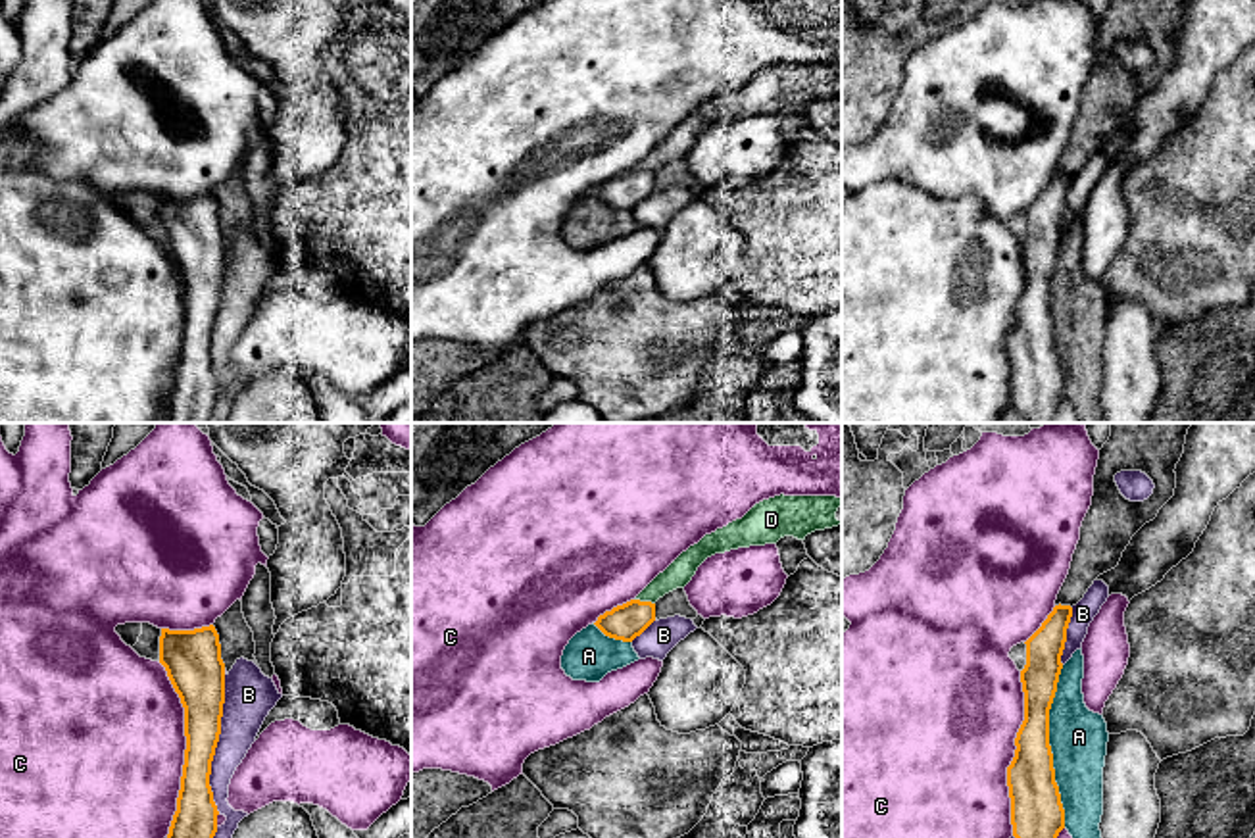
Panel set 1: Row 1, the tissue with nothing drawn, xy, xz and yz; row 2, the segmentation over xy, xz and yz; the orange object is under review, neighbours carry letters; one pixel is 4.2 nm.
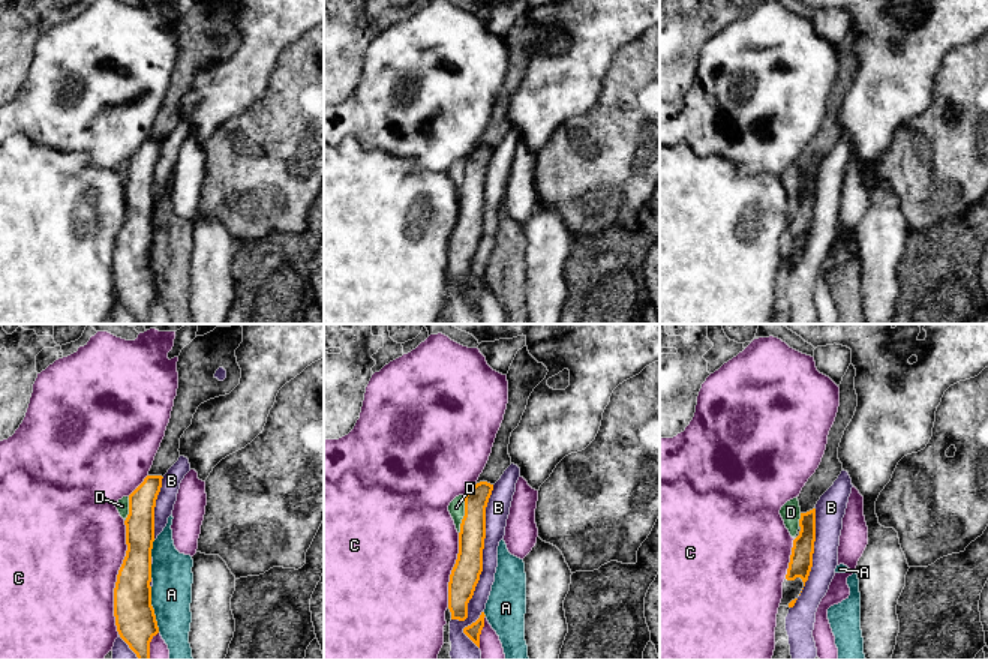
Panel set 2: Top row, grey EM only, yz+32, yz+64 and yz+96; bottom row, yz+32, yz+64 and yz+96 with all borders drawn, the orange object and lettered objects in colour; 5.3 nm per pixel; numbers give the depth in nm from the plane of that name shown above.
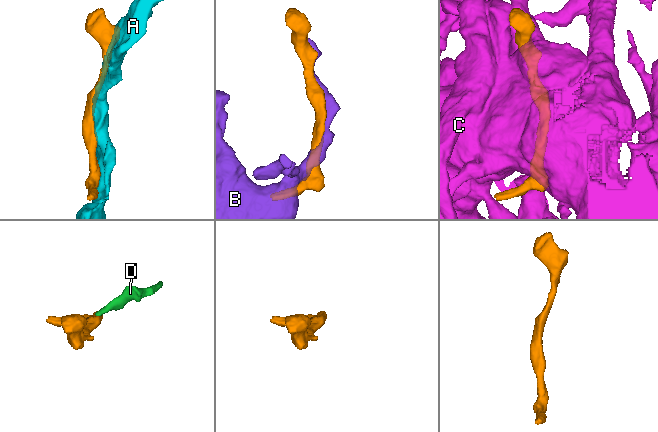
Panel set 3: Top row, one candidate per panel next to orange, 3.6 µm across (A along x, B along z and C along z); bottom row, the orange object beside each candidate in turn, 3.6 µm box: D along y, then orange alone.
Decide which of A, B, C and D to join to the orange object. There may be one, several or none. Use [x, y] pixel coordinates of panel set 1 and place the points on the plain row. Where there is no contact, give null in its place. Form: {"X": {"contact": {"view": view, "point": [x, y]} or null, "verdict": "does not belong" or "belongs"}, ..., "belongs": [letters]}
{"A": {"contact": {"view": "yz", "point": [1050, 316]}, "verdict": "does not belong"}, "B": {"contact": {"view": "xy", "point": [218, 310]}, "verdict": "does not belong"}, "C": {"contact": {"view": "xy", "point": [185, 320]}, "verdict": "does not belong"}, "D": {"contact": {"view": "xz", "point": [644, 172]}, "verdict": "does not belong"}, "belongs": []}

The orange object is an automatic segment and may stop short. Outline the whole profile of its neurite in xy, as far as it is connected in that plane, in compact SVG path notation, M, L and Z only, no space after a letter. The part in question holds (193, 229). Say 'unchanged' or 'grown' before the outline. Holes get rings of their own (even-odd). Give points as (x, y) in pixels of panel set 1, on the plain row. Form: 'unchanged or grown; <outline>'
unchanged; M215 196L161 198L160 233L185 277L186 306L177 381L167 404L169 423L209 423L219 384L209 344L225 273L225 233Z

